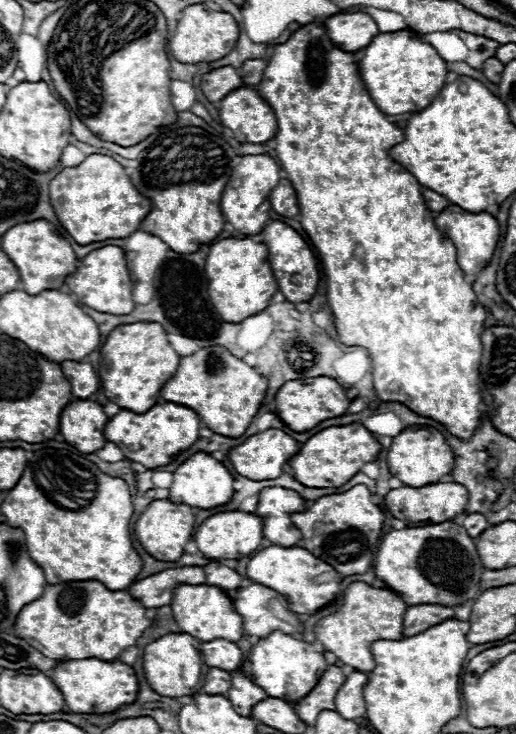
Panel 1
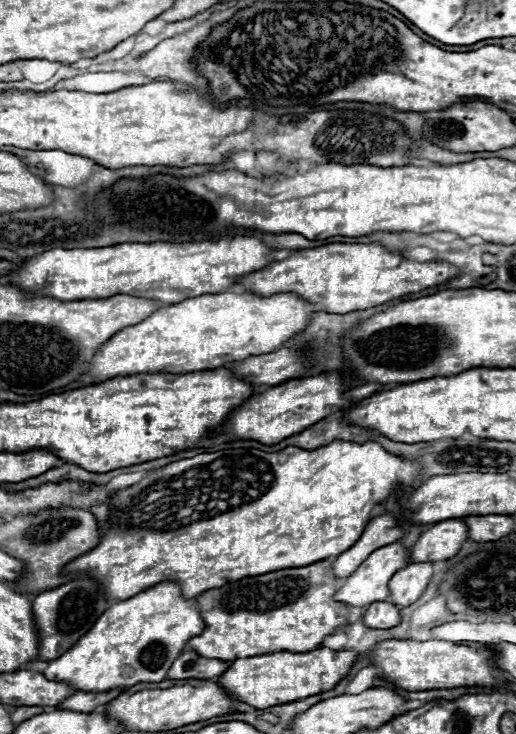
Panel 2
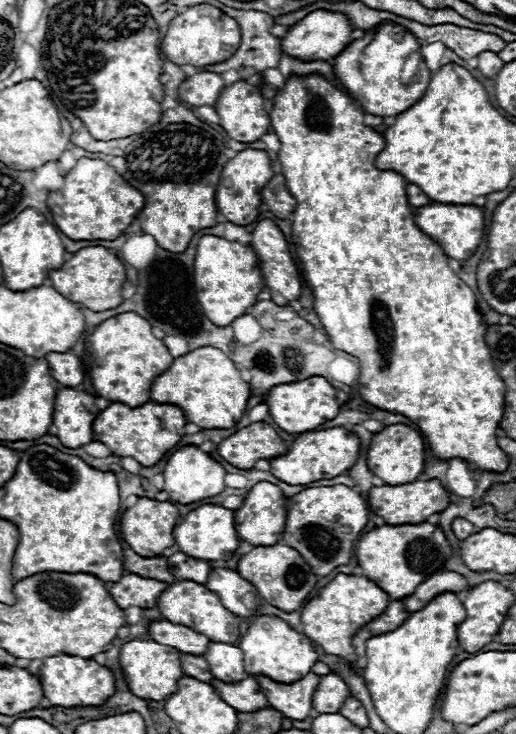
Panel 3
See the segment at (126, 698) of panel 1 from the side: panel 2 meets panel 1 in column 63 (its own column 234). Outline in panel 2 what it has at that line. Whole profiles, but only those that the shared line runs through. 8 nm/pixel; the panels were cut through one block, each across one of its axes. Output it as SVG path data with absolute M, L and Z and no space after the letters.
M316 648L310 652L274 652L252 658L238 658L230 668L216 680L240 702L254 708L270 708L270 704L290 704L290 700L300 700L306 696L316 696L318 692L328 692L356 664L358 652L354 650L330 650Z

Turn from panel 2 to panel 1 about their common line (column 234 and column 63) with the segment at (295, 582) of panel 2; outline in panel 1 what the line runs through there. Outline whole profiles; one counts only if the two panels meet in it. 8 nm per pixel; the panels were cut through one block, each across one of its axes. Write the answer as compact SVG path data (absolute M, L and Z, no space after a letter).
M68 580L46 584L42 596L18 612L12 632L52 660L98 658L110 662L118 660L122 650L134 646L150 626L146 608L124 590L112 592L94 580Z

